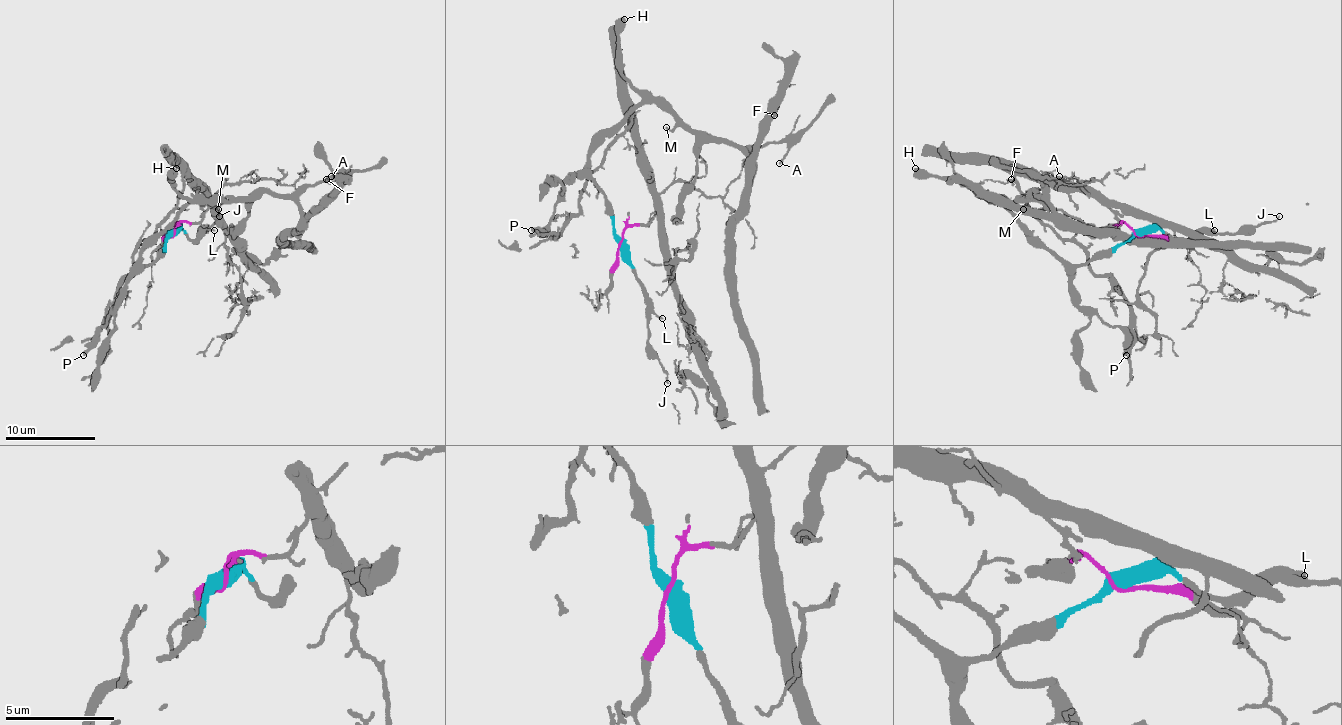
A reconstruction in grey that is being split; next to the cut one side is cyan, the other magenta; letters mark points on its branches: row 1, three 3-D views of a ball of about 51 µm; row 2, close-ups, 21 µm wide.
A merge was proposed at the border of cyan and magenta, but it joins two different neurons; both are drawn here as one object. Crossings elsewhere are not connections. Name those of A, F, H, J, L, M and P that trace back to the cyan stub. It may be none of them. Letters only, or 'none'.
A, F, H, J, L, M, P

